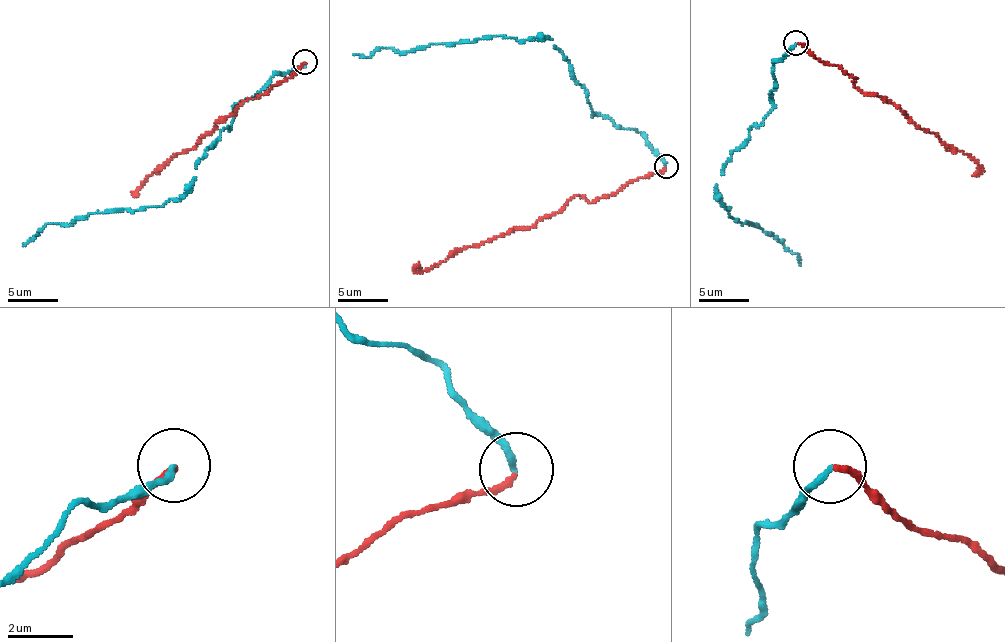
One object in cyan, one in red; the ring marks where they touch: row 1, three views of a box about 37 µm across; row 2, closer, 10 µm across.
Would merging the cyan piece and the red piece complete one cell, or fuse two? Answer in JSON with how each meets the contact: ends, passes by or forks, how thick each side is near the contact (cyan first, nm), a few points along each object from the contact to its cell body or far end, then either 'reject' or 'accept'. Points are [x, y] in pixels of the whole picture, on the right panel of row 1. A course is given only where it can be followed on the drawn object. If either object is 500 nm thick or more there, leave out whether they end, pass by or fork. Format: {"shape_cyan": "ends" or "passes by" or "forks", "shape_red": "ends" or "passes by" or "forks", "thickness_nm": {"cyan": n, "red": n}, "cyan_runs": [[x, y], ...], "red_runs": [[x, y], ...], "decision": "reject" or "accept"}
{"shape_cyan": "ends", "shape_red": "ends", "thickness_nm": {"cyan": 180, "red": 170}, "cyan_runs": [[795, 43], [773, 65], [772, 110], [734, 150], [717, 190], [730, 216], [783, 242], [800, 265]], "red_runs": [[798, 43], [819, 61], [856, 78], [854, 84], [884, 97], [918, 125], [967, 154], [979, 167], [972, 175]], "decision": "reject"}

